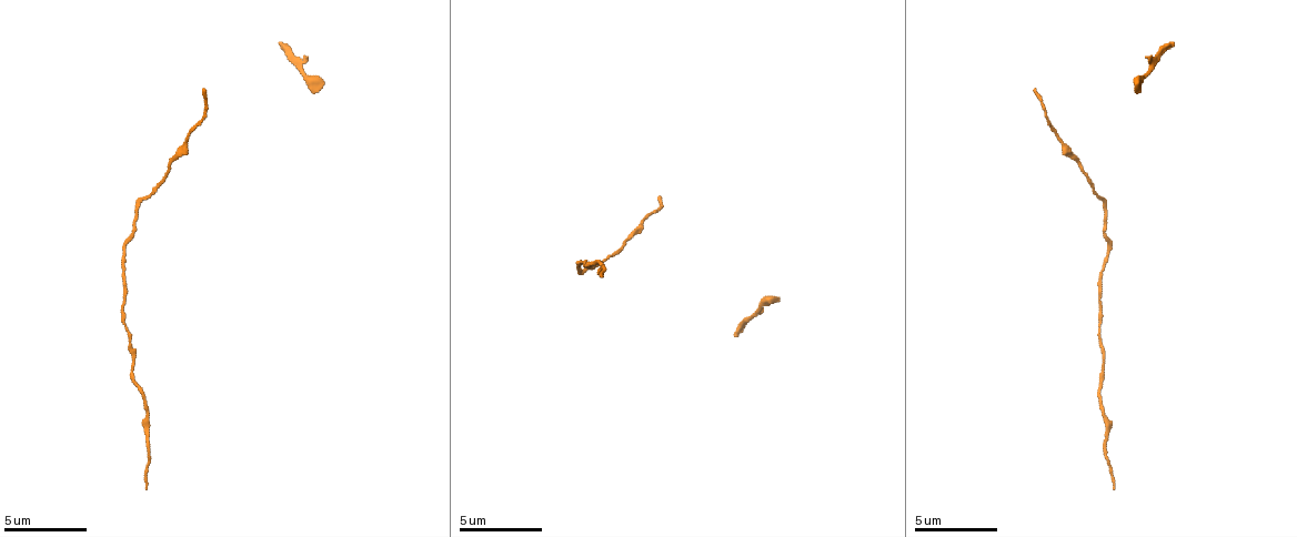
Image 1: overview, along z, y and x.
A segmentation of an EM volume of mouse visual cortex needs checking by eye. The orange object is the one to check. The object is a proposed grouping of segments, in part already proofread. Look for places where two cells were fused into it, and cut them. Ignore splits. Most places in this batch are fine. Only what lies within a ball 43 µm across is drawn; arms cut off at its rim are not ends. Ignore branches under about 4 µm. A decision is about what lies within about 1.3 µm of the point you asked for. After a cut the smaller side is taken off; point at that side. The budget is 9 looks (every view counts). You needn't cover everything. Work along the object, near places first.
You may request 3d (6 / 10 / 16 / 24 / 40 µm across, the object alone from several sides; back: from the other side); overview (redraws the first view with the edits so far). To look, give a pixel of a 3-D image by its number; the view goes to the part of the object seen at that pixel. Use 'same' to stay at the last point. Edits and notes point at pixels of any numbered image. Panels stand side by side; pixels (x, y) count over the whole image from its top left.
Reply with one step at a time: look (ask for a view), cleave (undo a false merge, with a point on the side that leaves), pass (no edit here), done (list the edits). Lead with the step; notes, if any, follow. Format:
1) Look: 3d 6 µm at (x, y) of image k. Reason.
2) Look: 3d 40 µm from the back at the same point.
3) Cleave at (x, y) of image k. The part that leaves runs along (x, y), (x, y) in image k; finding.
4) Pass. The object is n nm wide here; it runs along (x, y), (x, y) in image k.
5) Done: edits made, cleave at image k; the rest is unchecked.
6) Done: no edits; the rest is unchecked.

Look: 3d 16 µm at (1099, 331) of image 1. Narrows sharply.

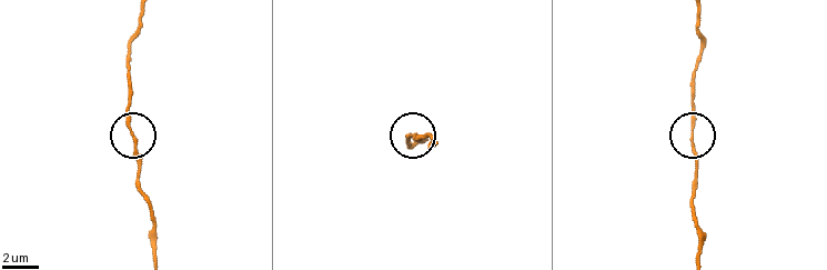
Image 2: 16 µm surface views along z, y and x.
Pass. It runs along (141, 14), (129, 50), (129, 127), (139, 188) in image 2; one cell here.

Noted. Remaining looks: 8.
Look: 3d 10 µm at (579, 268) of image 1. Sudden change in width.

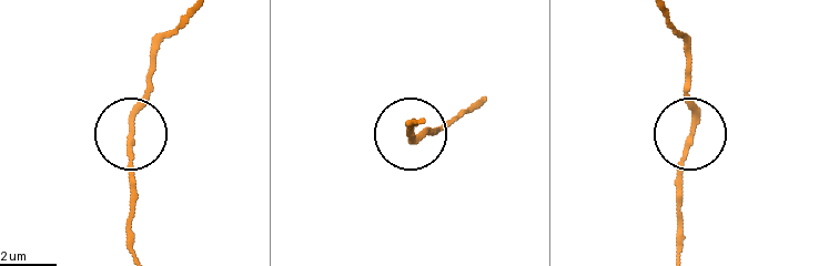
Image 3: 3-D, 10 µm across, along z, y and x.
Pass. It runs along (173, 30), (159, 50), (132, 129), (132, 204) in image 3; continuous, no second cell.

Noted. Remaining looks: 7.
Look: 3d 6 µm at (601, 261) of image 1. Sudden change in width.

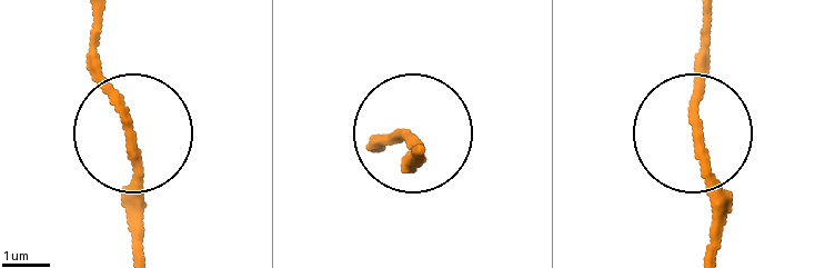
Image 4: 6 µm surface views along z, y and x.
Look: 3d 6 µm from the back at (130, 139) of image 4.

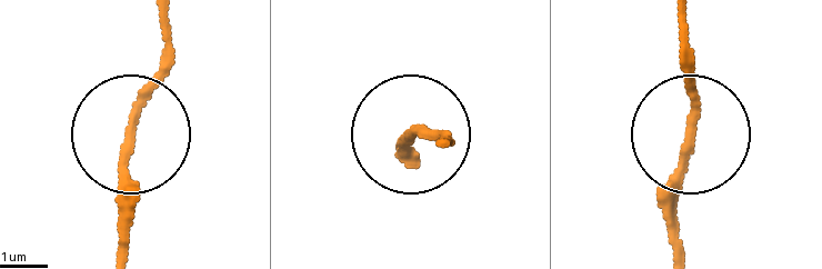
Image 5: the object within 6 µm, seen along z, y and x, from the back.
Pass. It runs along (166, 23), (166, 59), (118, 179), (118, 250) in image 5; all the same cell.

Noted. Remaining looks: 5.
Look: 3d 6 µm at (170, 165) of image 1. Calibre changes.

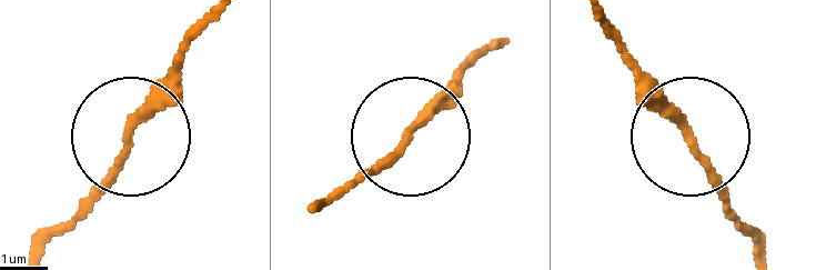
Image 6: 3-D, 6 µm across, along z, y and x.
Look: 3d 6 µm from the back at (409, 132) of image 6.

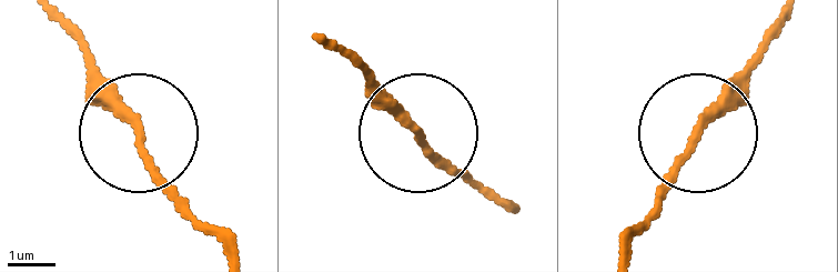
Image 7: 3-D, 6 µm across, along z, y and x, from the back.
Pass. Continuous, no second cell.

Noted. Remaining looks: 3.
Done: no edits; the rest is unchecked.

